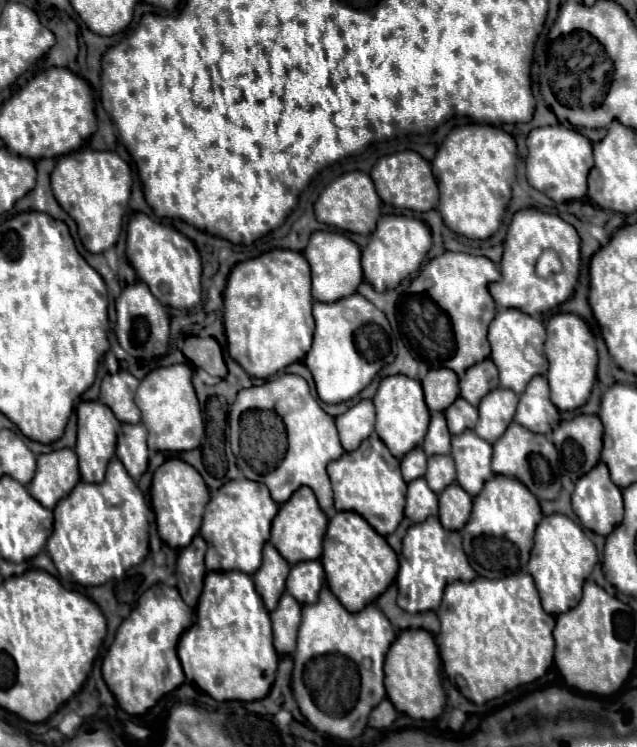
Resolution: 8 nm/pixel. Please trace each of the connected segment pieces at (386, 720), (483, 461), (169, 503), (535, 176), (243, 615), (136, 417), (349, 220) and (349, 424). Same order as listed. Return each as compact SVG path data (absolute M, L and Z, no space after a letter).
M385 698L385 700L381 700L381 704L371 712L371 716L369 716L369 726L373 726L373 728L387 728L387 726L391 726L391 724L395 722L395 718L397 718L397 710L395 710L393 704Z
M473 430L453 436L453 452L457 464L457 484L471 496L477 496L481 486L493 478L491 444L479 438Z
M171 458L155 470L151 482L151 504L157 516L159 536L171 548L185 548L193 540L193 536L199 532L207 502L209 502L209 490L205 486L205 480L187 462L179 458Z
M561 124L533 128L527 136L527 148L527 180L533 188L555 202L579 200L587 194L587 174L593 168L593 144L583 134Z
M209 572L192 626L181 636L177 655L185 677L213 700L261 700L275 680L279 656L273 648L269 612L249 574Z
M129 372L109 374L101 382L99 402L109 406L121 422L137 424L141 420L141 412L135 404L137 386L139 386L139 380Z
M359 170L347 172L337 180L333 180L315 202L315 216L319 222L353 234L371 234L375 230L379 214L381 214L381 200L375 192L373 180L369 178L369 174Z
M361 400L351 406L345 414L335 418L341 446L351 452L355 450L375 428L375 410L373 400Z

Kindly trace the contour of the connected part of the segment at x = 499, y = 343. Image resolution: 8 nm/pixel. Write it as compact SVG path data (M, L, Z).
M499 308L497 316L489 324L489 344L491 344L491 360L499 368L499 378L501 378L501 388L509 388L517 394L525 390L529 380L535 374L545 374L545 366L537 366L531 360L525 358L525 348L531 344L537 354L543 356L543 342L545 342L545 326L543 322L535 320L529 314L521 314L521 310L509 310L509 308Z

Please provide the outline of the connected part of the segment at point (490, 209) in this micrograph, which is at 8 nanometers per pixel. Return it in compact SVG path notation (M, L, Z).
M465 124L465 126L453 128L443 140L443 144L439 146L431 162L433 176L437 178L437 184L439 184L437 210L441 212L445 226L471 240L485 240L493 232L497 232L505 206L511 200L511 184L515 182L515 160L517 160L515 140L505 130L491 124Z

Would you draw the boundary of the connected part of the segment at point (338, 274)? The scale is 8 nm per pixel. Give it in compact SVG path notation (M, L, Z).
M313 232L303 254L311 266L313 298L319 302L337 302L341 298L347 298L355 294L363 282L361 250L351 238L339 232Z

